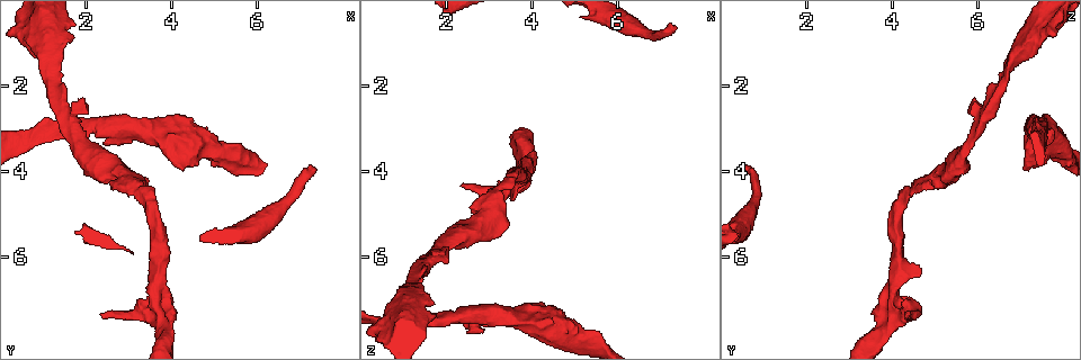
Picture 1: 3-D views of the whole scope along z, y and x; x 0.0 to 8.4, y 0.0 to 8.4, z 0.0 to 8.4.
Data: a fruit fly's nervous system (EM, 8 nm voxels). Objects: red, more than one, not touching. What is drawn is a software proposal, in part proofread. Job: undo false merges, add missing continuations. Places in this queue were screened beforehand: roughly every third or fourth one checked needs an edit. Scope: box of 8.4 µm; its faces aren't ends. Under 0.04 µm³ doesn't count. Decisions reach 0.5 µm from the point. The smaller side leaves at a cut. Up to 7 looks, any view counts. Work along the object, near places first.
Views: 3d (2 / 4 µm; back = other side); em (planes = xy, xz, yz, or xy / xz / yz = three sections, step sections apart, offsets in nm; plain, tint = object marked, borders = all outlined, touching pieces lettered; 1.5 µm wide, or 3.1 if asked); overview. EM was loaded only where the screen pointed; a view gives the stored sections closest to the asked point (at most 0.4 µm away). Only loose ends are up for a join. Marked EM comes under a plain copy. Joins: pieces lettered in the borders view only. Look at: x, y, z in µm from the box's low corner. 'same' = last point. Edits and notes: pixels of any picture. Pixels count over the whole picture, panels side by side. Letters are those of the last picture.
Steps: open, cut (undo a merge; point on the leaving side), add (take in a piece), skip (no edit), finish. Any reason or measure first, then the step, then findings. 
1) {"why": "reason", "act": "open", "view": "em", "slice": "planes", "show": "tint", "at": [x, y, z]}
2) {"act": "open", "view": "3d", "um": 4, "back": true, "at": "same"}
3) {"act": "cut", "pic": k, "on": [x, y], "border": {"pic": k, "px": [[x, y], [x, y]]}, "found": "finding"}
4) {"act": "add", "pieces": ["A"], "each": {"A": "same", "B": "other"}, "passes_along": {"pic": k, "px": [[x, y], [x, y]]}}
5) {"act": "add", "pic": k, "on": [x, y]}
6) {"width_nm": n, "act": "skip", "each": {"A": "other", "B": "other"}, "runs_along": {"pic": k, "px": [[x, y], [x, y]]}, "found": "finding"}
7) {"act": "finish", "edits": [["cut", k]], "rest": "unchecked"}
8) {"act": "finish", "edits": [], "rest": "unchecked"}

{"why": "an open end", "act": "open", "view": "3d", "um": 4, "at": [7.20, 3.90, 0.55]}

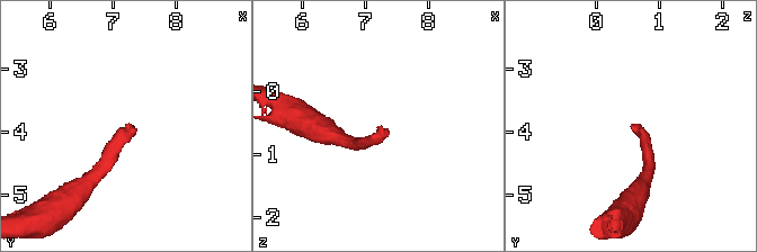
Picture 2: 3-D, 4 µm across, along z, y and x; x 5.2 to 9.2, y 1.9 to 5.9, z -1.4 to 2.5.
{"act": "open", "view": "em", "slice": "xy", "step": 4, "show": "borders", "at": [7.25, 3.90, 0.55]}

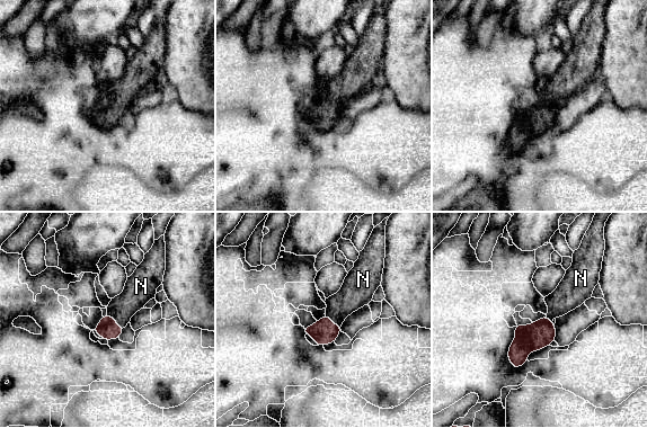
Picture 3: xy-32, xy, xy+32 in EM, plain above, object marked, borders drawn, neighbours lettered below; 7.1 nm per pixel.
{"why": "cut it another way", "act": "open", "view": "em", "slice": "planes", "show": "borders", "at": "same"}

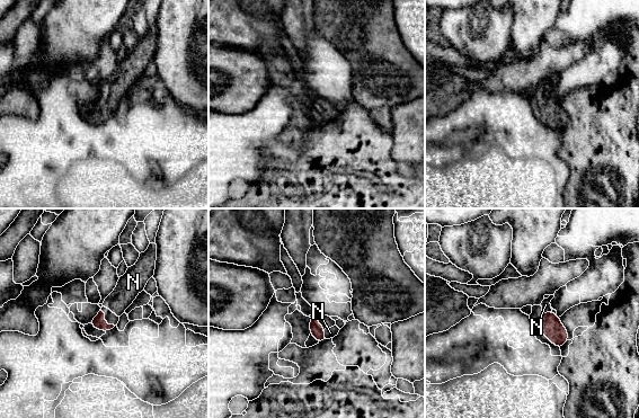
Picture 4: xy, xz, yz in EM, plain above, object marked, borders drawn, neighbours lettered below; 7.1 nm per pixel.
{"act": "add", "pieces": ["N"], "each": {"N": "same"}, "passes_along": {"pic": 4, "px": [[317, 330], [324, 334], [330, 332]]}, "found": "it goes on there"}

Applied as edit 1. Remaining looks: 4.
{"why": "free end", "act": "open", "view": "em", "slice": "xz", "step": 8, "show": "tint", "at": [3.55, 6.30, 4.65]}

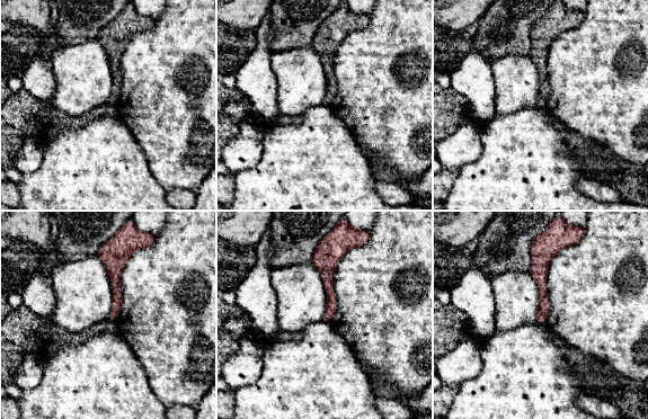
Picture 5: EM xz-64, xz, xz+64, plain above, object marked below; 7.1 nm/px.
{"why": "cut it another way", "act": "open", "view": "em", "slice": "planes", "show": "borders", "at": "same"}

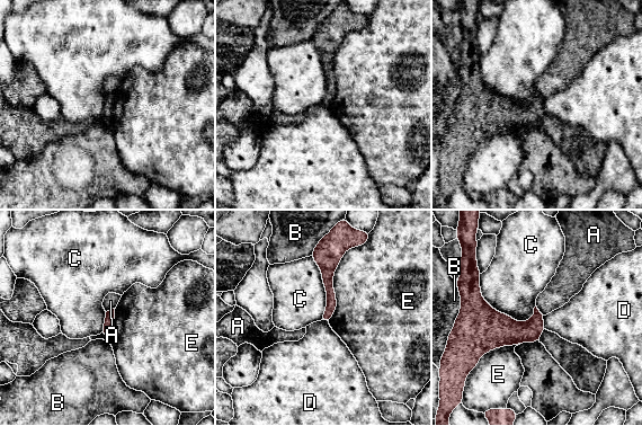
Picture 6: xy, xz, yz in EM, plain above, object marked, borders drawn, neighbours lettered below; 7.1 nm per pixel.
{"act": "skip", "each": {"A": "other", "B": "other", "C": "other", "D": "other", "E": "other"}, "runs_along": {"pic": 6, "px": [[318, 250], [328, 262], [326, 319]]}, "found": "no lettered piece goes on from it"}

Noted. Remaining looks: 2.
{"act": "finish", "edits": [["add", 4]], "rest": "unchecked"}

